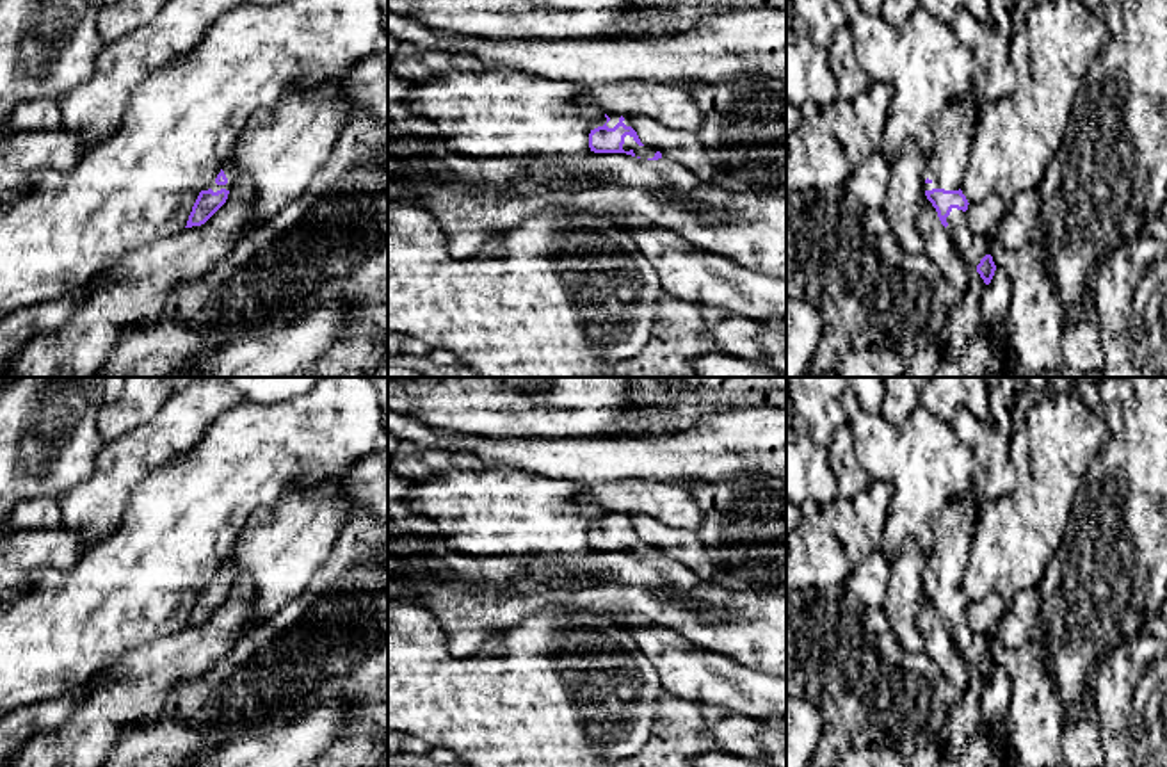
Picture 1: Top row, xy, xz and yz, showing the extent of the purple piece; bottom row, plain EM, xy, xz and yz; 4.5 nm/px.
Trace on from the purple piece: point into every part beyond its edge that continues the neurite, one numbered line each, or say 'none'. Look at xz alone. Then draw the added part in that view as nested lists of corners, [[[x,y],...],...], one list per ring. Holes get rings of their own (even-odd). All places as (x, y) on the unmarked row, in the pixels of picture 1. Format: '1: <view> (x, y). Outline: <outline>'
1: xz (643, 550). Outline: [[[630,534],[624,536],[623,548],[624,548],[624,550],[630,550],[630,548],[632,548],[632,550],[635,552],[635,555],[640,555],[642,559],[653,557],[655,552],[656,552],[656,548],[651,548],[651,546],[648,546],[648,545],[639,545],[639,543],[633,539],[633,536],[630,536]]]

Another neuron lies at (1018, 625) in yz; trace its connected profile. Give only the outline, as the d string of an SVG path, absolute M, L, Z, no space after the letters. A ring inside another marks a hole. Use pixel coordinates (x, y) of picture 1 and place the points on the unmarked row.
M1025 589L1007 605L1000 621L987 632L993 642L1005 648L1021 648L1039 630L1041 594L1039 589Z

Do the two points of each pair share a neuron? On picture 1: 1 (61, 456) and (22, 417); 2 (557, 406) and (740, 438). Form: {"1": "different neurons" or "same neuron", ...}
{"1": "same neuron", "2": "different neurons"}

